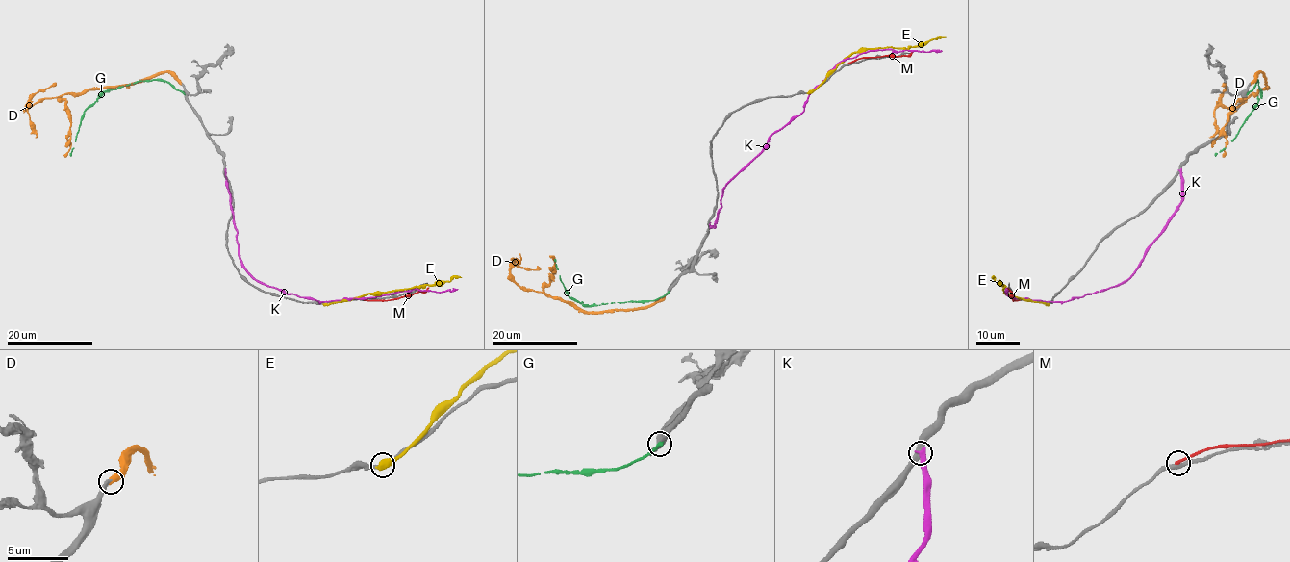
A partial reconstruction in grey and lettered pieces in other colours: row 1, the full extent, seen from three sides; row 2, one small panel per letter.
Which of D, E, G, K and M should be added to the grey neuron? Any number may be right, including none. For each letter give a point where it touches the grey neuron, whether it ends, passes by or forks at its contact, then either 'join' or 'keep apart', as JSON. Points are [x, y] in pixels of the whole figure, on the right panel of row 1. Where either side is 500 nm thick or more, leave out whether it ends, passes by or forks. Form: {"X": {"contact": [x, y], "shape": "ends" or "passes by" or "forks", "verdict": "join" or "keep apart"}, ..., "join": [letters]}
{"D": {"contact": [1251, 83], "shape": "ends", "verdict": "join"}, "E": {"contact": [1048, 303], "verdict": "keep apart"}, "G": {"contact": [1247, 93], "verdict": "keep apart"}, "K": {"contact": [1179, 170], "shape": "ends", "verdict": "keep apart"}, "M": {"contact": [1019, 299], "shape": "ends", "verdict": "keep apart"}, "join": ["D"]}

